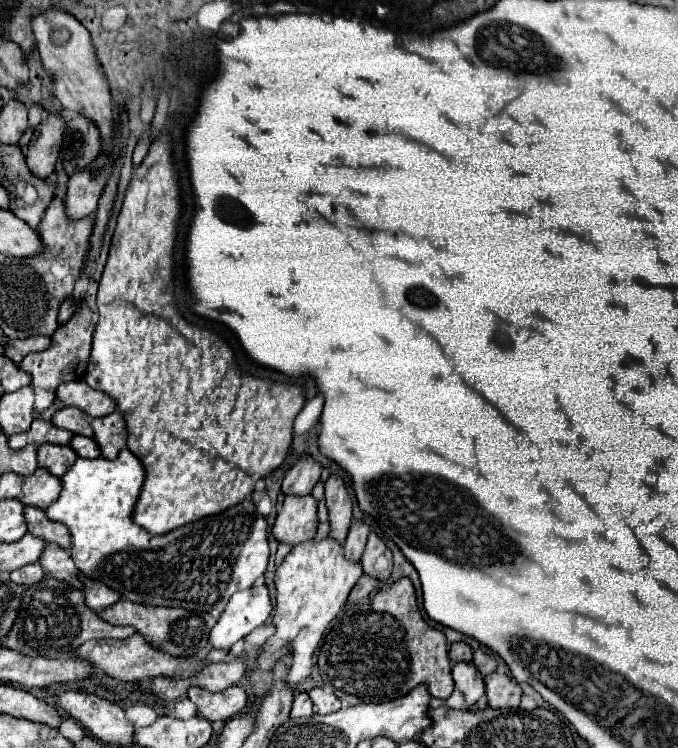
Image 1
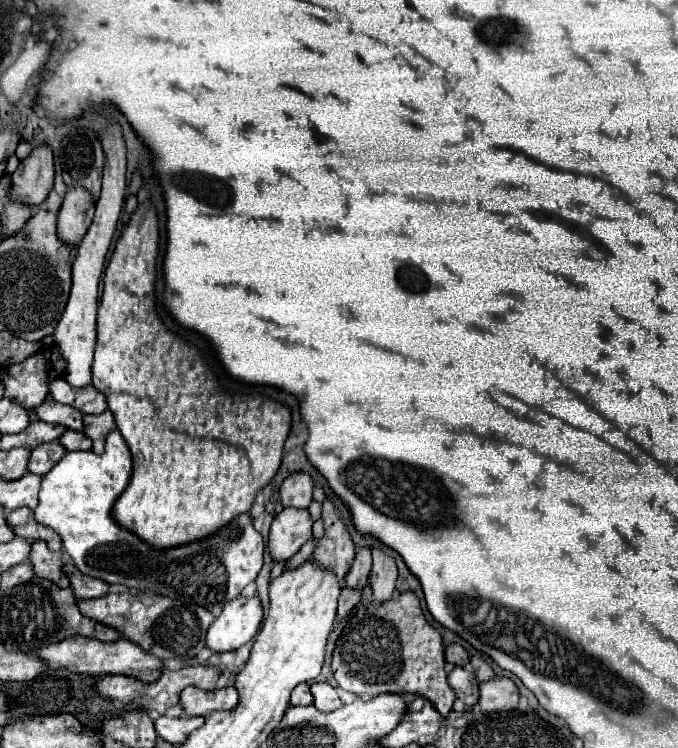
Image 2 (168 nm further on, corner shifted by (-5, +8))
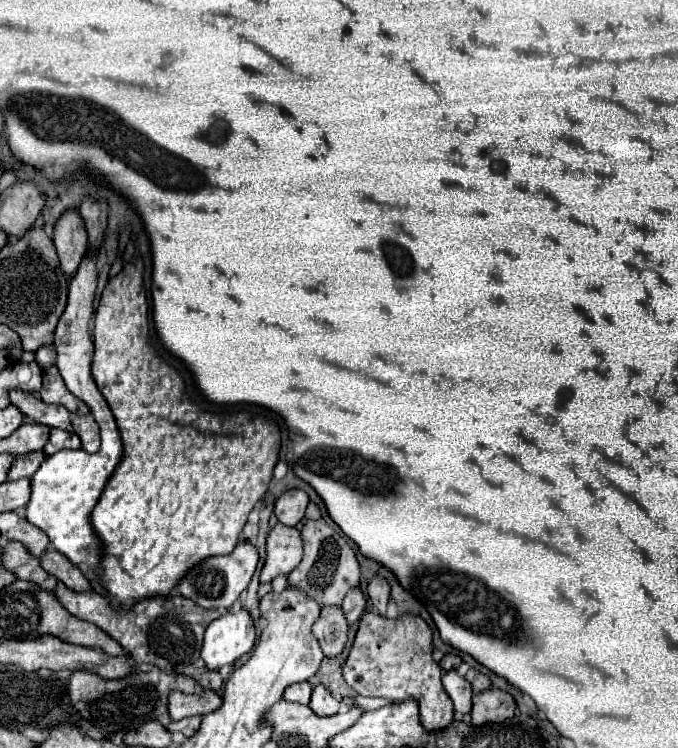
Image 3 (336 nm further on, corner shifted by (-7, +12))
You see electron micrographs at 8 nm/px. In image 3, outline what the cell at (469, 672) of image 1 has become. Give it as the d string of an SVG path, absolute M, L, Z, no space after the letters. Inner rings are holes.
M450 670L442 676L442 686L446 690L446 694L450 696L450 700L454 702L454 710L456 712L470 712L472 710L472 688L470 682L462 676L456 674L456 670Z

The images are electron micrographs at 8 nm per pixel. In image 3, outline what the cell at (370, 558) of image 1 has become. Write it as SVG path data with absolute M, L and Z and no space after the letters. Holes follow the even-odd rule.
M372 578L372 582L368 584L368 590L366 590L370 602L374 604L374 608L378 610L380 616L386 616L386 604L388 604L388 598L390 598L390 586L384 578Z

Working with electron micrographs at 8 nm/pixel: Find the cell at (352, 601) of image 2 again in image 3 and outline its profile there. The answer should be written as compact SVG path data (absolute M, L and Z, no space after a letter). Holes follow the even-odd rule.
M324 608L316 624L312 626L312 634L316 636L326 658L338 656L344 650L346 632L348 632L348 624L340 608Z

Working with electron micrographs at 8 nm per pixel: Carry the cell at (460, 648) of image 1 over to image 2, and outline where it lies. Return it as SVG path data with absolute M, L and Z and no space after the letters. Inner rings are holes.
M450 644L446 646L446 660L456 664L456 666L468 666L470 664L470 654L462 644Z

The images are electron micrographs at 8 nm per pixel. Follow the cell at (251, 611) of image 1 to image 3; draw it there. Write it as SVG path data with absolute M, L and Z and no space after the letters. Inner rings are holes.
M246 610L238 614L226 612L206 628L200 658L208 670L220 670L248 654L254 648L254 640L256 630L250 614Z

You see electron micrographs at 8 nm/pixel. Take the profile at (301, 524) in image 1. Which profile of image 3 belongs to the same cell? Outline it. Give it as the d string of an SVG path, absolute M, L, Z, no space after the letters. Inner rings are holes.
M276 524L266 540L266 562L260 572L260 582L272 582L280 574L290 574L302 560L302 538L296 528Z

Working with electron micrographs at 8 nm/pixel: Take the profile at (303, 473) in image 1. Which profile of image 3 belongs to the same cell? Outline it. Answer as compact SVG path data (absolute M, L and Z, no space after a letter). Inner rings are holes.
M288 490L284 492L274 508L274 514L280 524L296 526L304 518L304 510L308 506L308 496L302 490Z

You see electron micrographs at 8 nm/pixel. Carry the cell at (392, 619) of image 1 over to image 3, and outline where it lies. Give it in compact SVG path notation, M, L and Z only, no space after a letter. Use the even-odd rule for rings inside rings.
M374 612L362 616L354 646L344 664L344 680L360 696L380 696L394 704L414 698L420 706L420 720L426 732L438 732L454 720L452 704L440 678L442 668L432 660L432 630L422 618L404 616L388 620Z

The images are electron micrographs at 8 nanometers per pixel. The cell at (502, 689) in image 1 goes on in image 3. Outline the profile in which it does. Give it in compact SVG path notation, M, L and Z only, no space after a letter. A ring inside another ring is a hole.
M486 690L472 698L472 726L504 722L514 716L516 702L504 690Z

